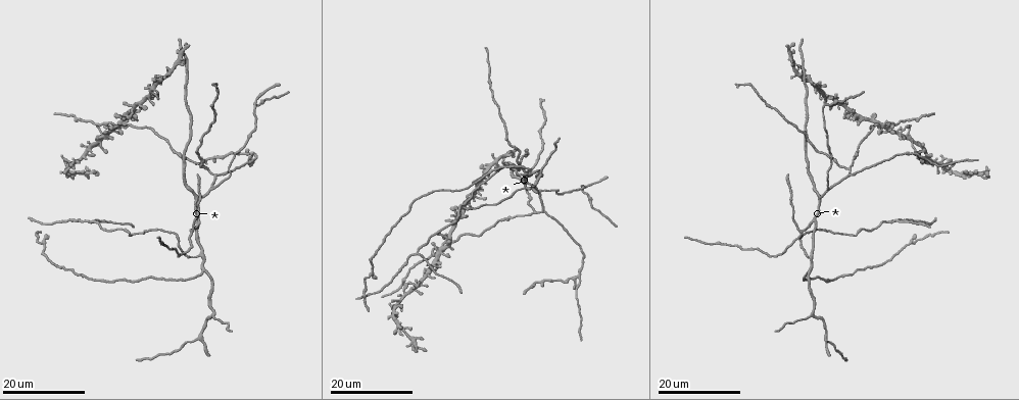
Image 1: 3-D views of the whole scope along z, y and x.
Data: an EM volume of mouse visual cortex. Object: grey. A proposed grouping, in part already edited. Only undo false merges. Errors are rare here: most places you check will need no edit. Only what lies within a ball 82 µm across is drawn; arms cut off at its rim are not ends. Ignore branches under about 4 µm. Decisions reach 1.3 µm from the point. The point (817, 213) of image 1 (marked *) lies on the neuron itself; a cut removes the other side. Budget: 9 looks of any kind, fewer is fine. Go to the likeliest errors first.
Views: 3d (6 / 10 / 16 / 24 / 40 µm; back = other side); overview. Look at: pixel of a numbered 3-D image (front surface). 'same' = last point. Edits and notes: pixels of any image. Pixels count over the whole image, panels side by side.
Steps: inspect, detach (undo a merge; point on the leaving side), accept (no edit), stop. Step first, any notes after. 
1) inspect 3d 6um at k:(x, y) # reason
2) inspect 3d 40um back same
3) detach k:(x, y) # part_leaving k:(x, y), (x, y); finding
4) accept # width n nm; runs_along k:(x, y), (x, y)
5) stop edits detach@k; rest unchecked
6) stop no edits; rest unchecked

inspect 3d 24um at 1:(889, 220) # three-way junction

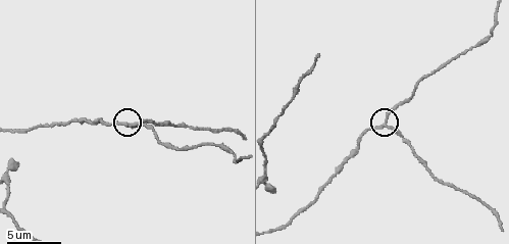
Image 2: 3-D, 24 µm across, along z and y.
inspect 3d 6um at 2:(387, 126)

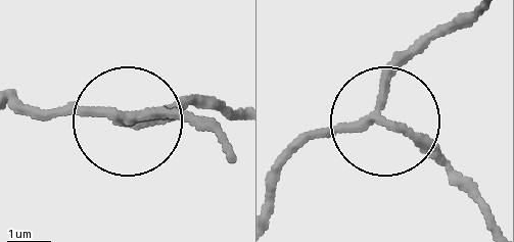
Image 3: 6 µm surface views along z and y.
detach 3:(437, 145) # side_arm 16 um; part_leaving 3:(378, 115), (419, 137), (488, 225); a second neuron is stuck on

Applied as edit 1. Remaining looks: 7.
inspect overview

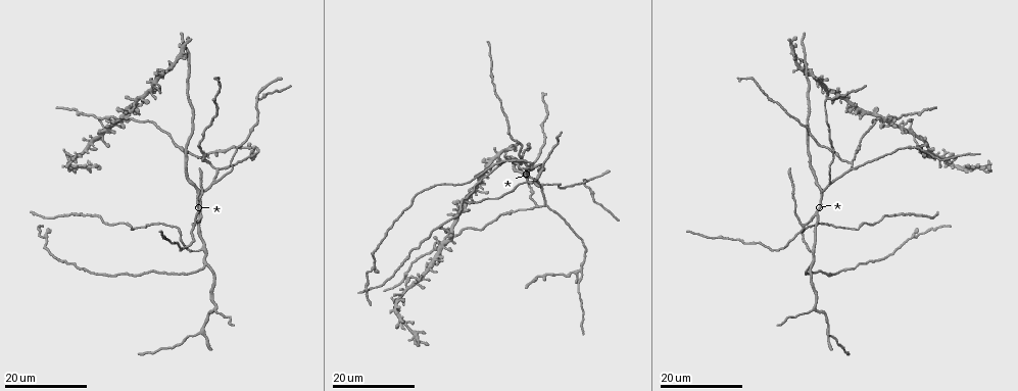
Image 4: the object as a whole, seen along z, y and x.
inspect 3d 24um at 4:(816, 214) # branch point

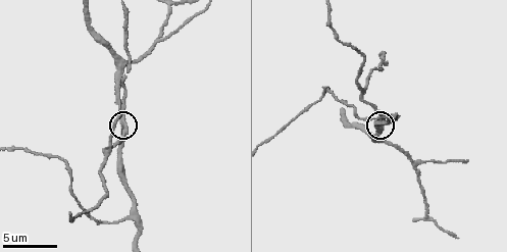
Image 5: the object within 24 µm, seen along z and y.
inspect 3d 6um same

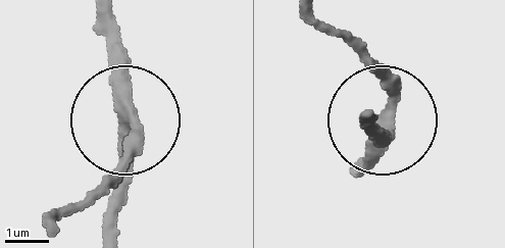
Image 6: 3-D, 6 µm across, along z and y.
accept # width 320 nm; runs_along 6:(106, 45), (128, 130), (106, 192); one neuron here

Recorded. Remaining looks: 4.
inspect 3d 16um at 4:(578, 271)

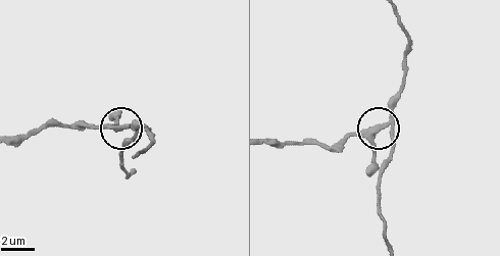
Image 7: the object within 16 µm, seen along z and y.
inspect 3d 6um at 7:(386, 126) # zoom in

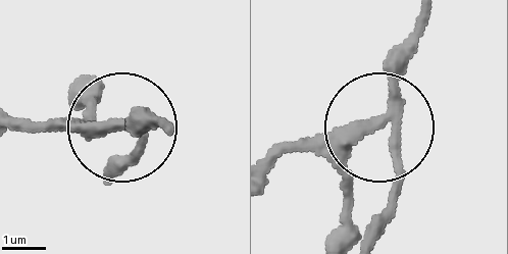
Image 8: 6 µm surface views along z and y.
detach 8:(83, 136) # arms 3; part_leaving 8:(388, 112), (271, 152); a second neuron is stuck on

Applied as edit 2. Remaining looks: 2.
stop edits detach@3, detach@8; rest unchecked

